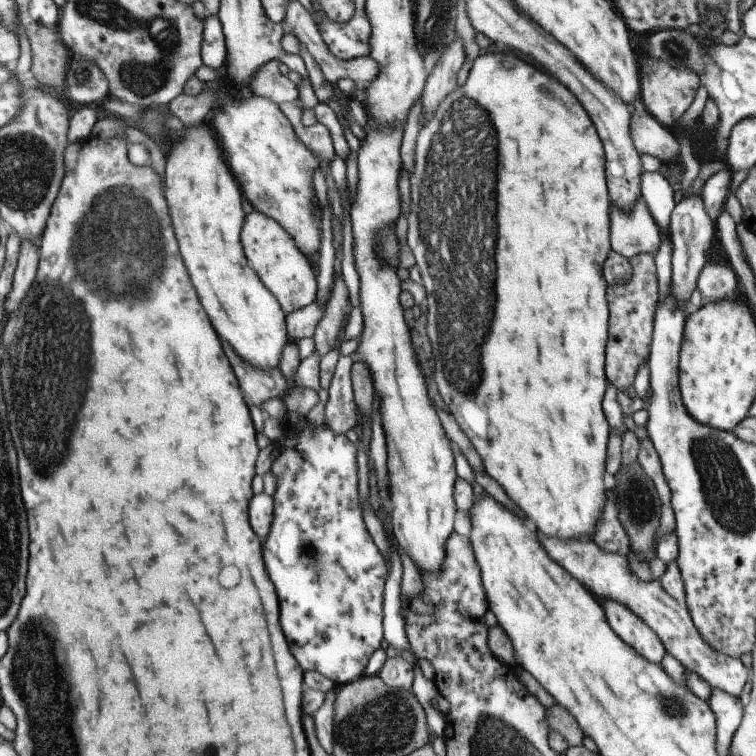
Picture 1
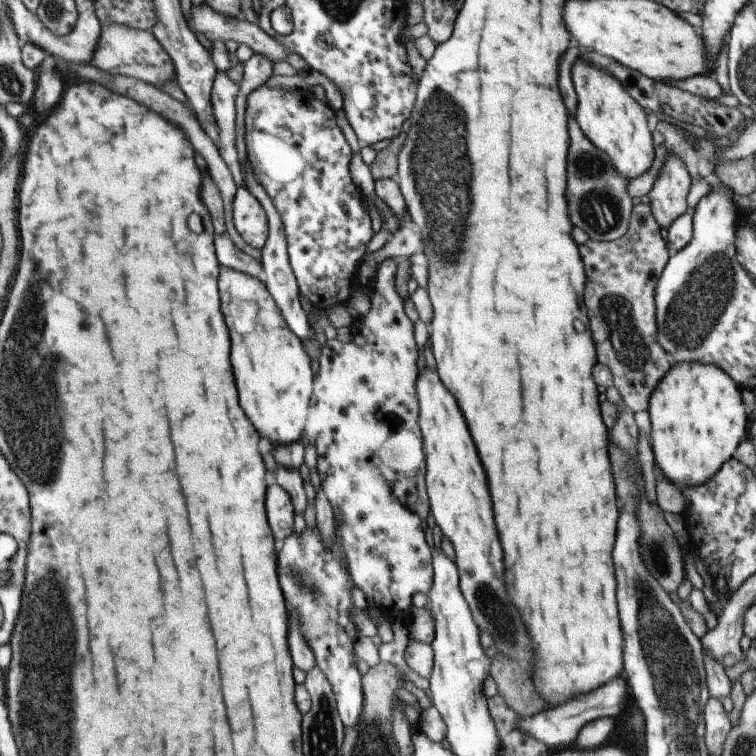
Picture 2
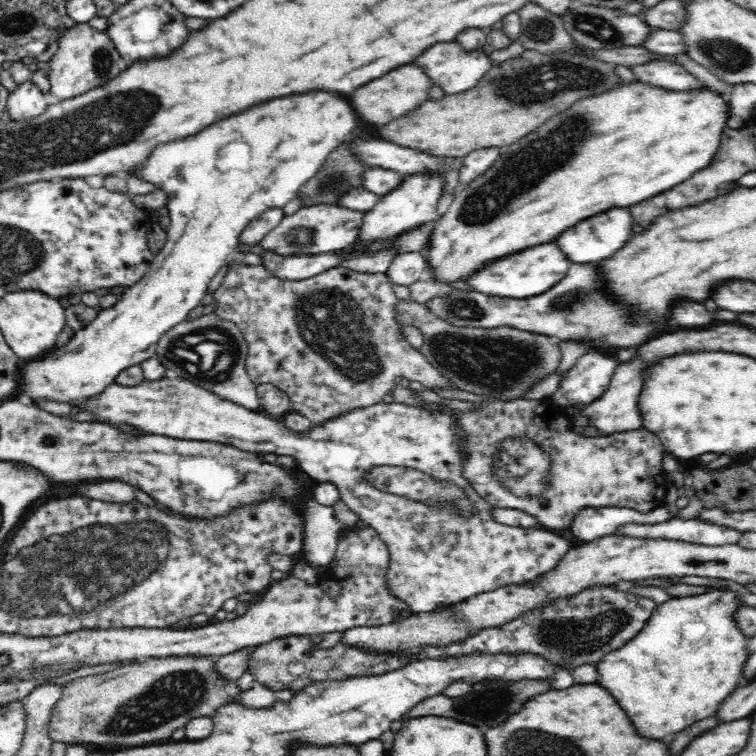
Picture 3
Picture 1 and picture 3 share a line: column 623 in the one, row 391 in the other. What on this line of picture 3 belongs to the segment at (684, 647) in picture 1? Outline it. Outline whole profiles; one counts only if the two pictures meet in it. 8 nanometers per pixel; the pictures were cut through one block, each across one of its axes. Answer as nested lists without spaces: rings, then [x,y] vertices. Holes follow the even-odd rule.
[[[603,353],[583,354],[563,375],[558,390],[550,396],[551,401],[564,408],[572,404],[590,404],[604,394],[617,366]]]

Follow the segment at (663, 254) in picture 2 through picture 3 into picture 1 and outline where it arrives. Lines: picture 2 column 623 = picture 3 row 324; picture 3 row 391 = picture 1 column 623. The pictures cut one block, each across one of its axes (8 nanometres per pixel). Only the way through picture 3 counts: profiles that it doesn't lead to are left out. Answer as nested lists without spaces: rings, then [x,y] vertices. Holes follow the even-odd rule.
[[[640,254],[629,260],[632,264],[632,276],[626,284],[608,286],[608,306],[610,306],[610,328],[608,328],[608,346],[606,346],[606,378],[614,388],[626,391],[633,386],[638,368],[649,355],[654,324],[654,313],[658,302],[658,277],[655,257]]]

